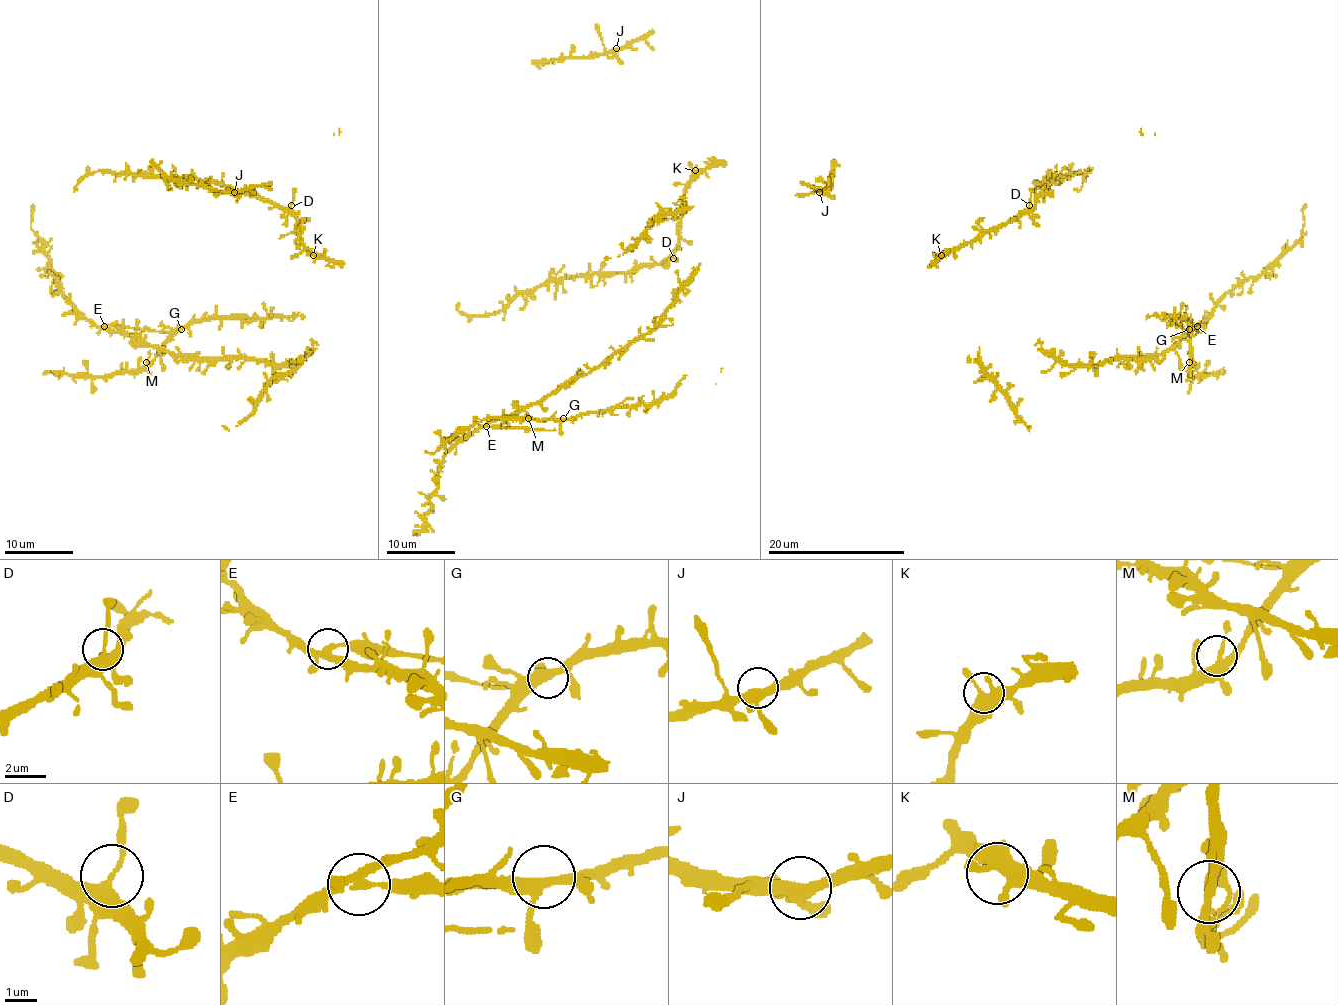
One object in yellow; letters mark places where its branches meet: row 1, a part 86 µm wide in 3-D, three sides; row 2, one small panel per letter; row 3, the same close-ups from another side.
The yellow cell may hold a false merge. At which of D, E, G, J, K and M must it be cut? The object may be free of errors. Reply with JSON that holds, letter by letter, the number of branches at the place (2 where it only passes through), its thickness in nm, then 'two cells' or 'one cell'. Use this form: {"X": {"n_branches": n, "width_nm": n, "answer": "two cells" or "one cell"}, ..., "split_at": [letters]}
{"D": {"n_branches": 2, "width_nm": 300, "answer": "one cell"}, "E": {"n_branches": 4, "width_nm": 240, "answer": "two cells"}, "G": {"n_branches": 3, "width_nm": 360, "answer": "one cell"}, "J": {"n_branches": 4, "width_nm": 360, "answer": "one cell"}, "K": {"n_branches": 4, "width_nm": 440, "answer": "one cell"}, "M": {"n_branches": 4, "width_nm": 280, "answer": "one cell"}, "split_at": ["E"]}

